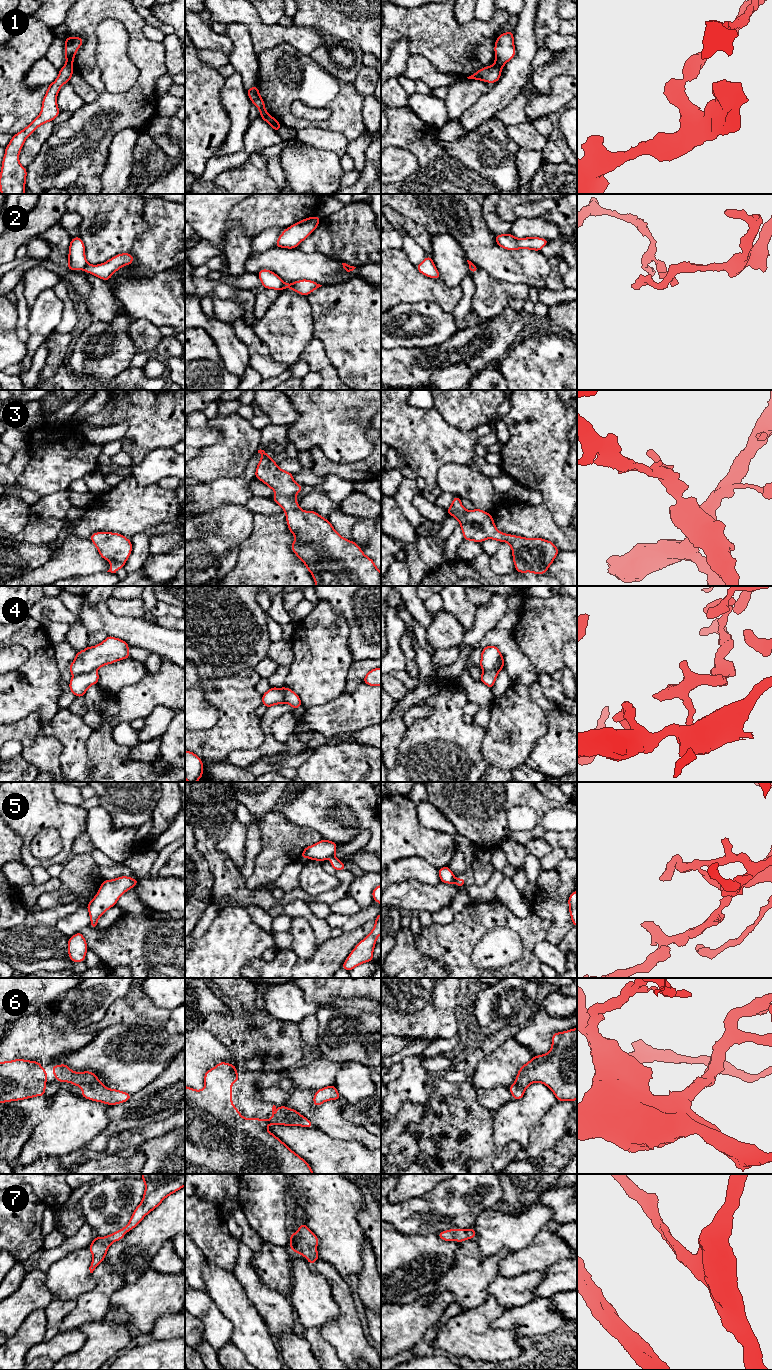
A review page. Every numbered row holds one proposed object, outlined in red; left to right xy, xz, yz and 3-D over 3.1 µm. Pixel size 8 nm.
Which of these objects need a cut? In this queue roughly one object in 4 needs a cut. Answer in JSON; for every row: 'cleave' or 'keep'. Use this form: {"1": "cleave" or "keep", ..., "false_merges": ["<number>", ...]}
{"1": "cleave", "2": "cleave", "3": "keep", "4": "keep", "5": "cleave", "6": "keep", "7": "keep", "false_merges": ["1", "2", "5"]}

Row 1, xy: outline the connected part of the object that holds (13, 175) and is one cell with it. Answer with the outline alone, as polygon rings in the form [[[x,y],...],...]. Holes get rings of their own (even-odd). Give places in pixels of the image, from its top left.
[[[64,65],[59,70],[57,79],[48,85],[48,90],[42,100],[42,108],[39,116],[26,128],[12,136],[11,141],[5,148],[0,173],[1,194],[25,194],[27,170],[19,162],[19,153],[29,135],[39,126],[53,121],[60,113],[57,105],[57,95],[60,88],[69,82],[74,68]]]

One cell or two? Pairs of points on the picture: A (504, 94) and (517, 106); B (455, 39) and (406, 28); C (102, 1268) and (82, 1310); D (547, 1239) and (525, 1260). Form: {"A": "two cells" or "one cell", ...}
{"A": "two cells", "B": "one cell", "C": "one cell", "D": "one cell"}

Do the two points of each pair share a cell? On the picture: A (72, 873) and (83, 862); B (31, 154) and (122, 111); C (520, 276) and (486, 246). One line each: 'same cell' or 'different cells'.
A: same cell
B: different cells
C: same cell

